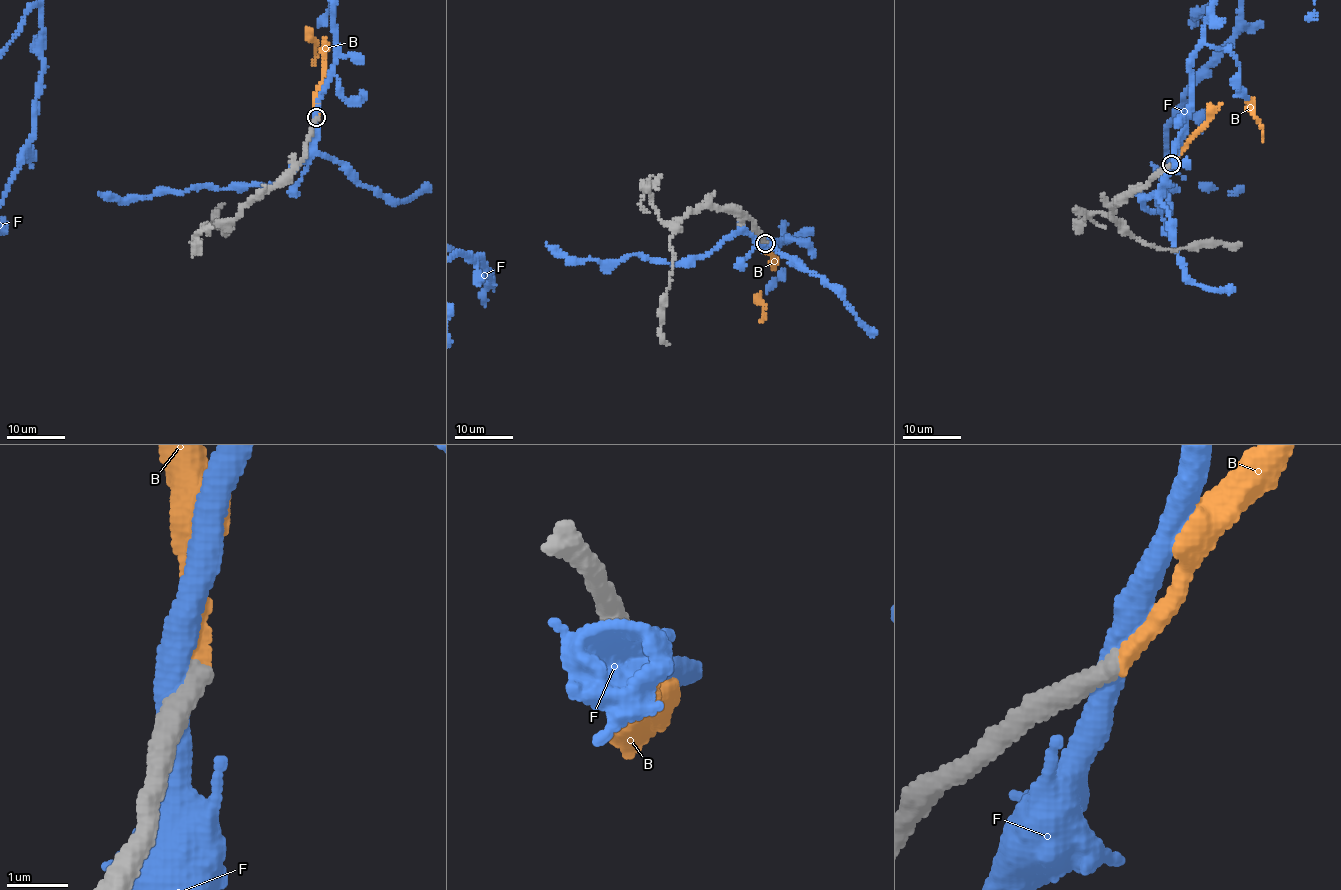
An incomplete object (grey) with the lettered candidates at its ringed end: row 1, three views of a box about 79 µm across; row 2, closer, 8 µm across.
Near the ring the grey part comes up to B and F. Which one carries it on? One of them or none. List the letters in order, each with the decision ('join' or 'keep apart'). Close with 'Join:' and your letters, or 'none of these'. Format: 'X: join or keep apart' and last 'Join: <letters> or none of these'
B: join
F: keep apart
Join: B

